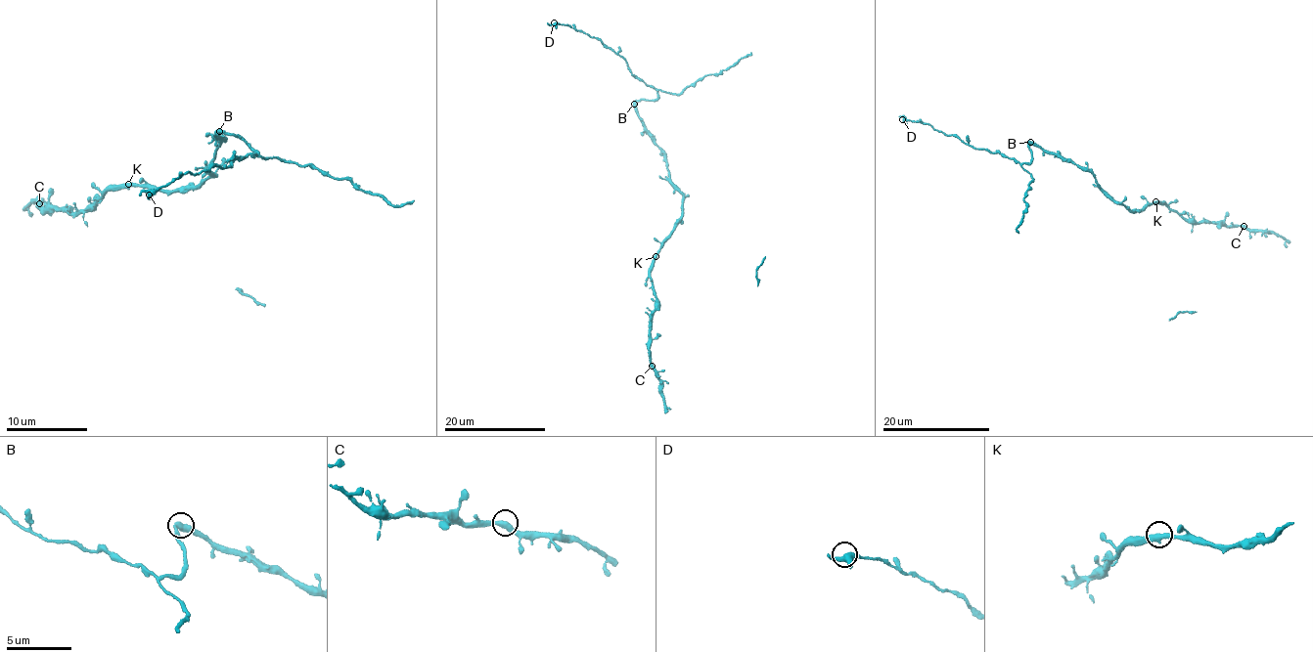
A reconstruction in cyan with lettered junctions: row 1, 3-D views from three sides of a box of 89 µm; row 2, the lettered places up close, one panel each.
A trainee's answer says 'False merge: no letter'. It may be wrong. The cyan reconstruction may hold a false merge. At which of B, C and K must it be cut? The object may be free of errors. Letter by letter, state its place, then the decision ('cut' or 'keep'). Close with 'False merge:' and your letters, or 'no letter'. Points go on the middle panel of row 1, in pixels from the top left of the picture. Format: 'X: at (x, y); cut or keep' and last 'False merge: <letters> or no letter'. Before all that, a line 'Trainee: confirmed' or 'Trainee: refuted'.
Trainee: refuted
B: at (634, 104); cut
C: at (652, 366); keep
K: at (656, 256); keep
False merge: B

